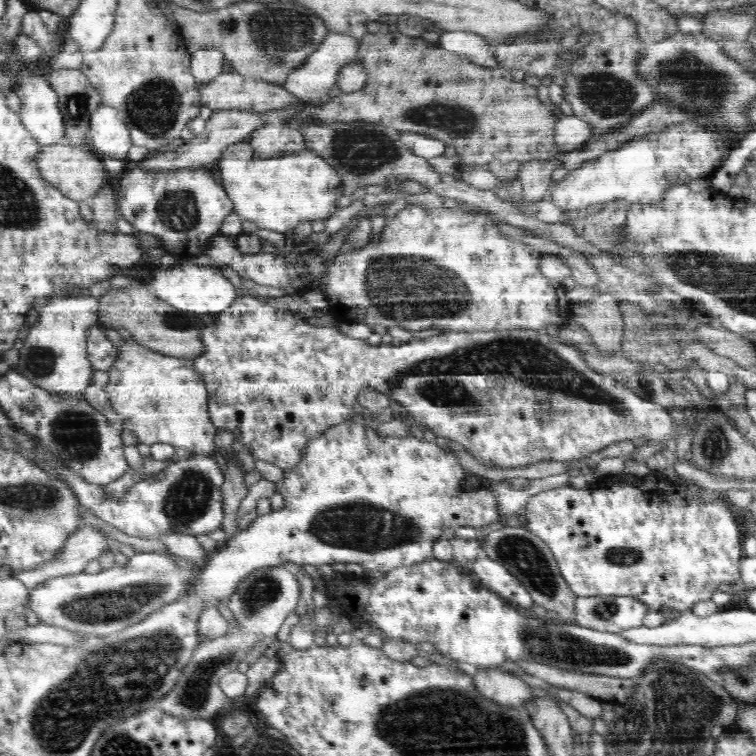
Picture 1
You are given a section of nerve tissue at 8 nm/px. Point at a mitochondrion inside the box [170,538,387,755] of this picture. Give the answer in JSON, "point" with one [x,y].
{"point":[195,694]}

